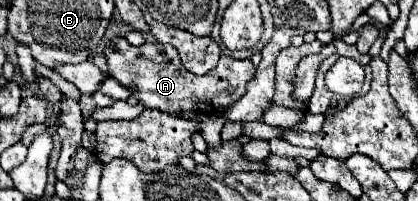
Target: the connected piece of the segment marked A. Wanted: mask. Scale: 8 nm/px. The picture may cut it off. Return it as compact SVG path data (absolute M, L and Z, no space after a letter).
M116 37L104 53L108 61L108 75L130 89L144 107L152 107L164 113L194 111L224 115L224 111L246 93L248 81L252 81L252 75L256 75L250 59L236 61L228 55L220 55L218 67L208 75L192 75L182 67L178 51L164 43L144 43L140 47L132 47L126 39Z

